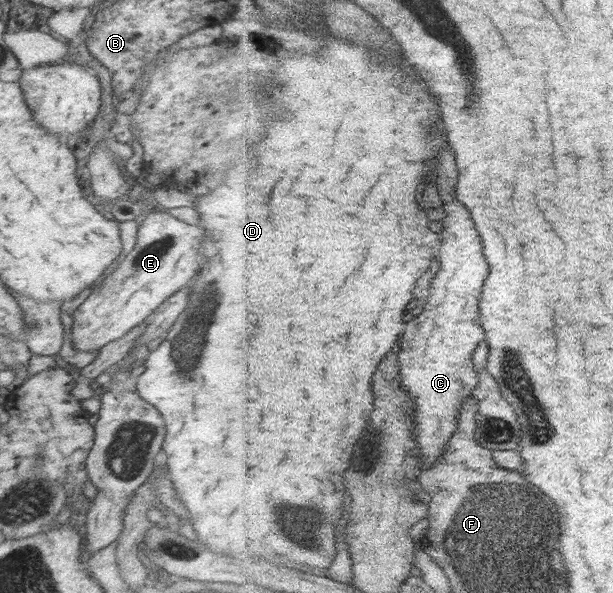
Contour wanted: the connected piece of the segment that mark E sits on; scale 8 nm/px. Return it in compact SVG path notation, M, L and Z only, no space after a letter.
M159 209L148 213L138 226L134 249L112 274L96 283L100 289L94 291L74 311L70 338L75 350L87 353L99 351L105 344L122 338L151 316L169 296L178 292L184 284L190 283L194 274L204 266L202 262L206 260L200 254L202 236L202 228L180 221L167 210Z

